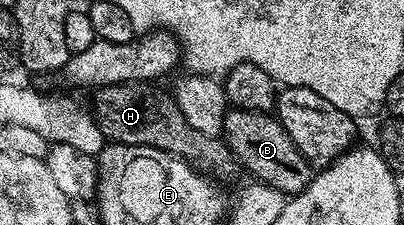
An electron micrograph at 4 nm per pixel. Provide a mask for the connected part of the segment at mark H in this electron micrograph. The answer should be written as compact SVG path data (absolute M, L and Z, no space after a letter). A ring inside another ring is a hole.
M150 83L103 85L93 90L92 116L107 142L119 145L143 145L156 147L173 157L180 157L199 173L211 178L234 177L240 173L238 160L221 137L209 137L204 131L196 131L184 119L173 96L154 93Z

